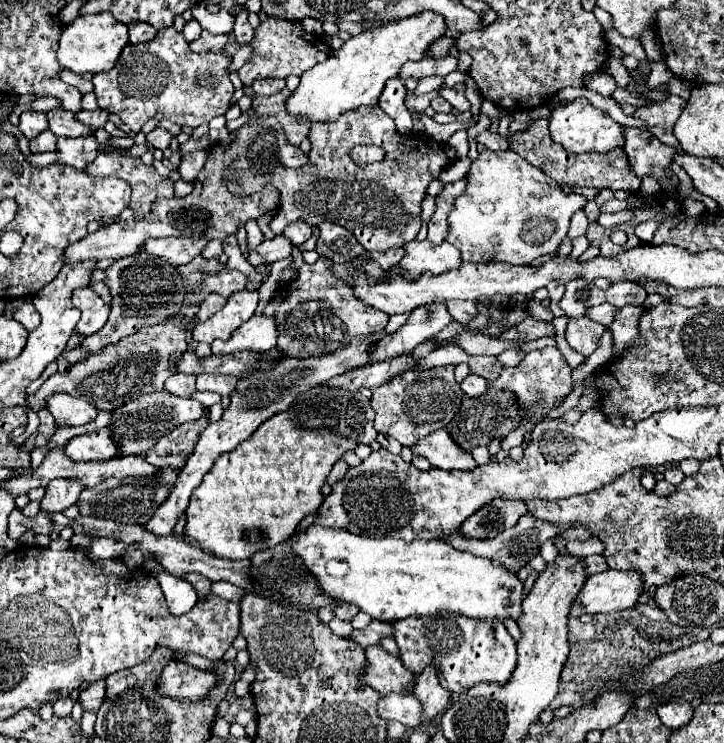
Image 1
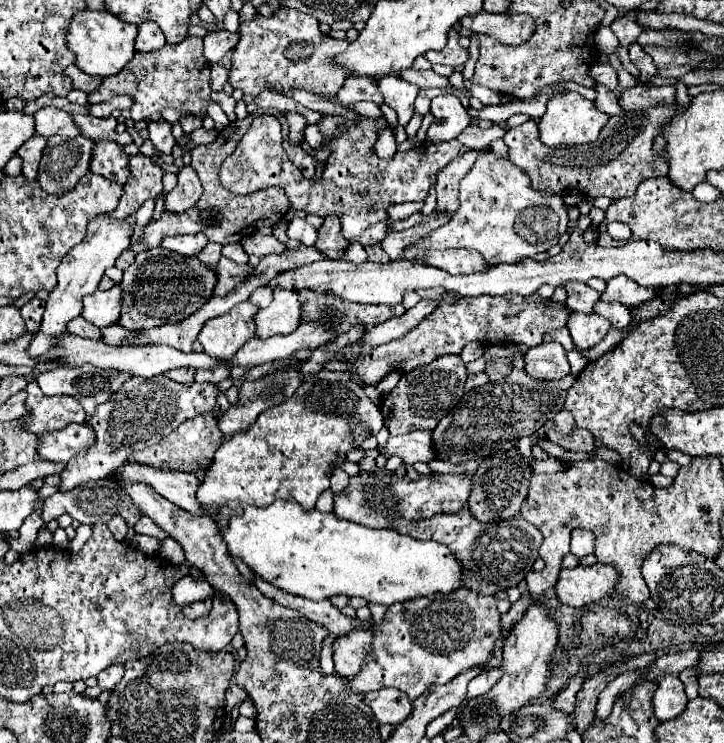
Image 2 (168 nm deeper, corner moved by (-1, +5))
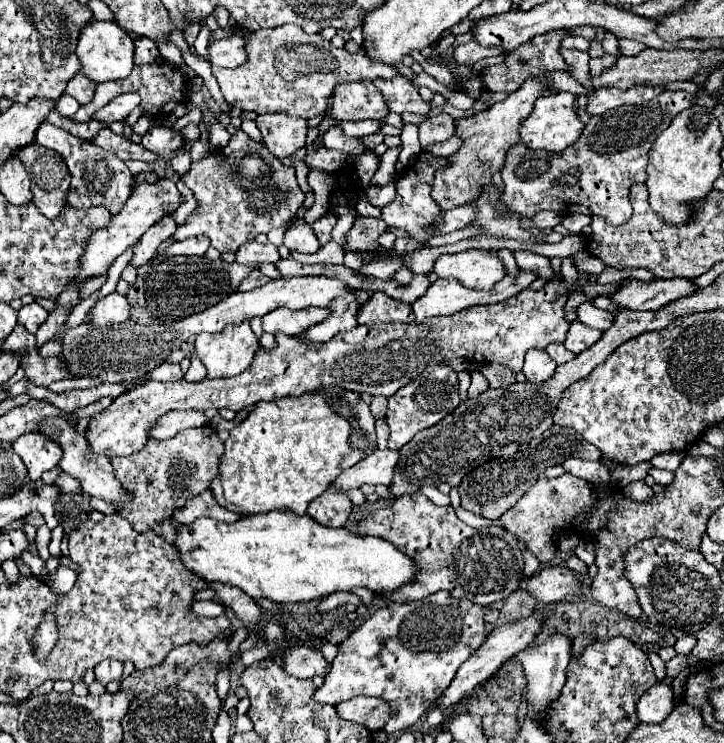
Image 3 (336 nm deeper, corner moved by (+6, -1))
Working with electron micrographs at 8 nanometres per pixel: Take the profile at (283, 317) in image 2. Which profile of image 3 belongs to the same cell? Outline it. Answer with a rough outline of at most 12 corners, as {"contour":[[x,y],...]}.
{"contour":[[329,307],[273,309],[261,317],[265,333],[297,333],[323,321]]}

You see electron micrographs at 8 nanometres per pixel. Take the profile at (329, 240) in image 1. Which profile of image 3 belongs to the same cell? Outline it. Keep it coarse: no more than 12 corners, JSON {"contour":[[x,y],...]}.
{"contour":[[327,213],[317,223],[313,231],[321,245],[331,241],[337,217]]}

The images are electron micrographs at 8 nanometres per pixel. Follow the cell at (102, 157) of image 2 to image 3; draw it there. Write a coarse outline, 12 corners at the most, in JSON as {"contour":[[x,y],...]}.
{"contour":[[47,121],[35,141],[65,157],[65,205],[105,205],[133,193],[119,157]]}

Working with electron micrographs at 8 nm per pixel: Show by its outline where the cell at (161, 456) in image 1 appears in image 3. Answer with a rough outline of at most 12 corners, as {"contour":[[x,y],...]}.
{"contour":[[211,425],[149,439],[111,465],[139,533],[209,489],[223,441]]}

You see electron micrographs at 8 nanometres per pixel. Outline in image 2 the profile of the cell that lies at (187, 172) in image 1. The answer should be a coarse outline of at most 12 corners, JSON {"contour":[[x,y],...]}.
{"contour":[[182,167],[178,185],[166,195],[168,213],[198,203],[202,187],[192,167]]}

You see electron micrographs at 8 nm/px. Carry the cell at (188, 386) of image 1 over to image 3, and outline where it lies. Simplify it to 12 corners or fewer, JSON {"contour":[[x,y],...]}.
{"contour":[[163,363],[151,373],[151,379],[181,381],[179,365]]}

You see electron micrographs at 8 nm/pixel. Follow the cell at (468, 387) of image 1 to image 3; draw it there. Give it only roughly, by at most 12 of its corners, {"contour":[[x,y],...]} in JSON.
{"contour":[[479,371],[471,373],[469,397],[477,397],[489,387]]}

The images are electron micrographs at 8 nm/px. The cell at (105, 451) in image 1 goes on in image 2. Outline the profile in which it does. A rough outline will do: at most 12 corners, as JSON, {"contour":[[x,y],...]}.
{"contour":[[70,423],[38,435],[38,457],[68,463],[92,445],[92,429]]}

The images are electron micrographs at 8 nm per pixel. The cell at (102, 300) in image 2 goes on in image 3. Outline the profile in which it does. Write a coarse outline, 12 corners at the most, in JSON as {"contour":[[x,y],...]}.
{"contour":[[111,293],[91,309],[91,325],[117,325],[129,319],[129,303]]}

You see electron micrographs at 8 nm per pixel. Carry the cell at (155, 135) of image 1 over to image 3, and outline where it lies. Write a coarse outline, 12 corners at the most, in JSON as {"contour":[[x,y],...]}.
{"contour":[[153,127],[141,145],[157,155],[183,147],[183,137],[169,127]]}

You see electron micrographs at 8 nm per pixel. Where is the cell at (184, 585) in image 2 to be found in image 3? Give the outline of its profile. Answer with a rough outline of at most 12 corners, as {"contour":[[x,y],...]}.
{"contour":[[193,601],[193,613],[217,617],[225,607],[217,601]]}

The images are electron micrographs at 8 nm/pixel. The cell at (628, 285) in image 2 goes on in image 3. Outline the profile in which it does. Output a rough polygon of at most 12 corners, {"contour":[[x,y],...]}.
{"contour":[[685,277],[623,279],[609,297],[619,309],[657,311],[693,293]]}

